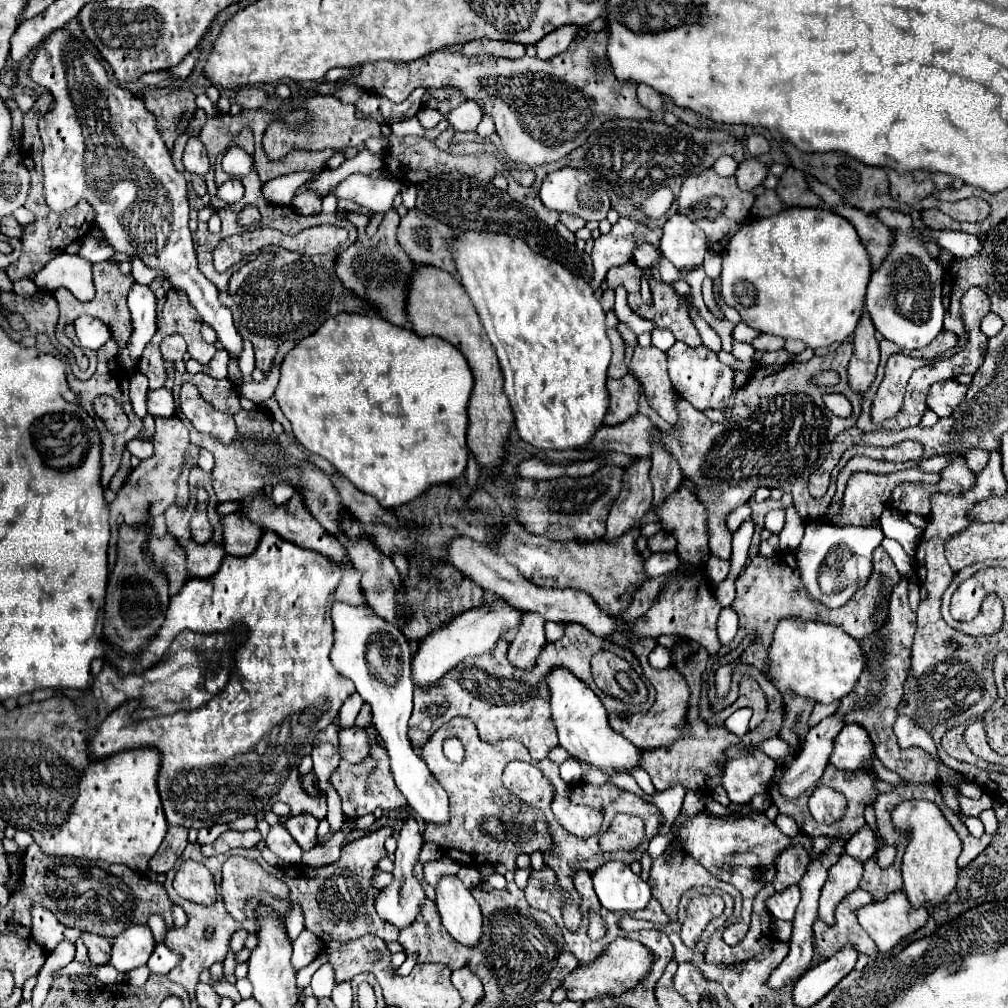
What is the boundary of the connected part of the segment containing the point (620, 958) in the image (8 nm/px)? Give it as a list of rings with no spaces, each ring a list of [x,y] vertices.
[[[615,939],[609,943],[607,951],[591,965],[577,967],[573,973],[567,975],[563,987],[569,991],[567,999],[571,1001],[587,1001],[587,999],[599,999],[603,995],[621,995],[625,991],[631,991],[637,987],[641,979],[645,979],[651,973],[653,967],[653,953],[639,941],[631,939]]]

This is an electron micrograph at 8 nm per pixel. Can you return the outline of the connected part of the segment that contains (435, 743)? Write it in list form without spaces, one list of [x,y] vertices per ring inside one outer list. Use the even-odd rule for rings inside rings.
[[[455,717],[453,721],[449,721],[445,733],[437,731],[431,735],[429,743],[421,749],[421,757],[425,759],[433,777],[447,791],[449,803],[451,803],[451,823],[447,827],[435,827],[435,825],[425,823],[425,833],[423,833],[425,841],[435,843],[447,857],[451,857],[453,861],[457,861],[461,865],[469,865],[469,867],[503,863],[507,869],[515,871],[517,869],[517,863],[515,863],[517,855],[521,855],[521,853],[531,855],[535,851],[539,851],[543,855],[551,853],[553,841],[551,841],[551,833],[549,833],[545,815],[539,809],[533,809],[531,805],[523,805],[521,801],[517,801],[517,797],[513,797],[501,781],[503,769],[509,761],[519,759],[519,761],[535,763],[521,743],[517,743],[517,741],[503,741],[497,745],[483,743],[479,739],[477,727],[471,719]],[[449,737],[457,737],[465,745],[465,763],[457,765],[457,763],[451,763],[449,759],[445,759],[441,743]],[[483,815],[503,817],[503,823],[507,825],[509,837],[505,841],[489,839],[479,829],[479,821],[483,819]]]

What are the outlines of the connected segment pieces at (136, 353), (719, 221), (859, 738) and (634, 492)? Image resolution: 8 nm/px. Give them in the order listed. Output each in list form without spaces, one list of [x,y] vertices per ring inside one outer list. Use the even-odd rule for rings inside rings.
[[[137,285],[129,291],[129,311],[133,335],[119,351],[119,361],[125,369],[135,369],[141,353],[157,331],[157,297],[147,285]]]
[[[705,169],[705,173],[687,177],[679,195],[679,213],[699,225],[707,235],[707,245],[715,253],[723,253],[729,239],[743,227],[751,205],[755,201],[753,193],[745,193],[737,187],[735,177],[721,177],[713,169]]]
[[[845,725],[835,739],[831,765],[841,771],[869,771],[873,769],[875,745],[861,725]]]
[[[639,459],[625,469],[621,495],[613,503],[607,519],[607,533],[603,537],[605,541],[613,541],[621,537],[621,533],[639,527],[645,513],[651,509],[653,489],[649,481],[649,469],[649,459]]]

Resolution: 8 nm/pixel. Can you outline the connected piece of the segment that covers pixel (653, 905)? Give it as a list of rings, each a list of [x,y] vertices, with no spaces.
[[[651,899],[645,909],[641,909],[641,911],[631,911],[631,913],[627,913],[627,915],[635,917],[635,919],[645,919],[645,921],[651,921],[651,923],[661,923],[661,925],[669,923],[669,917],[663,913],[663,909],[661,909],[661,905],[659,905],[657,899]]]

